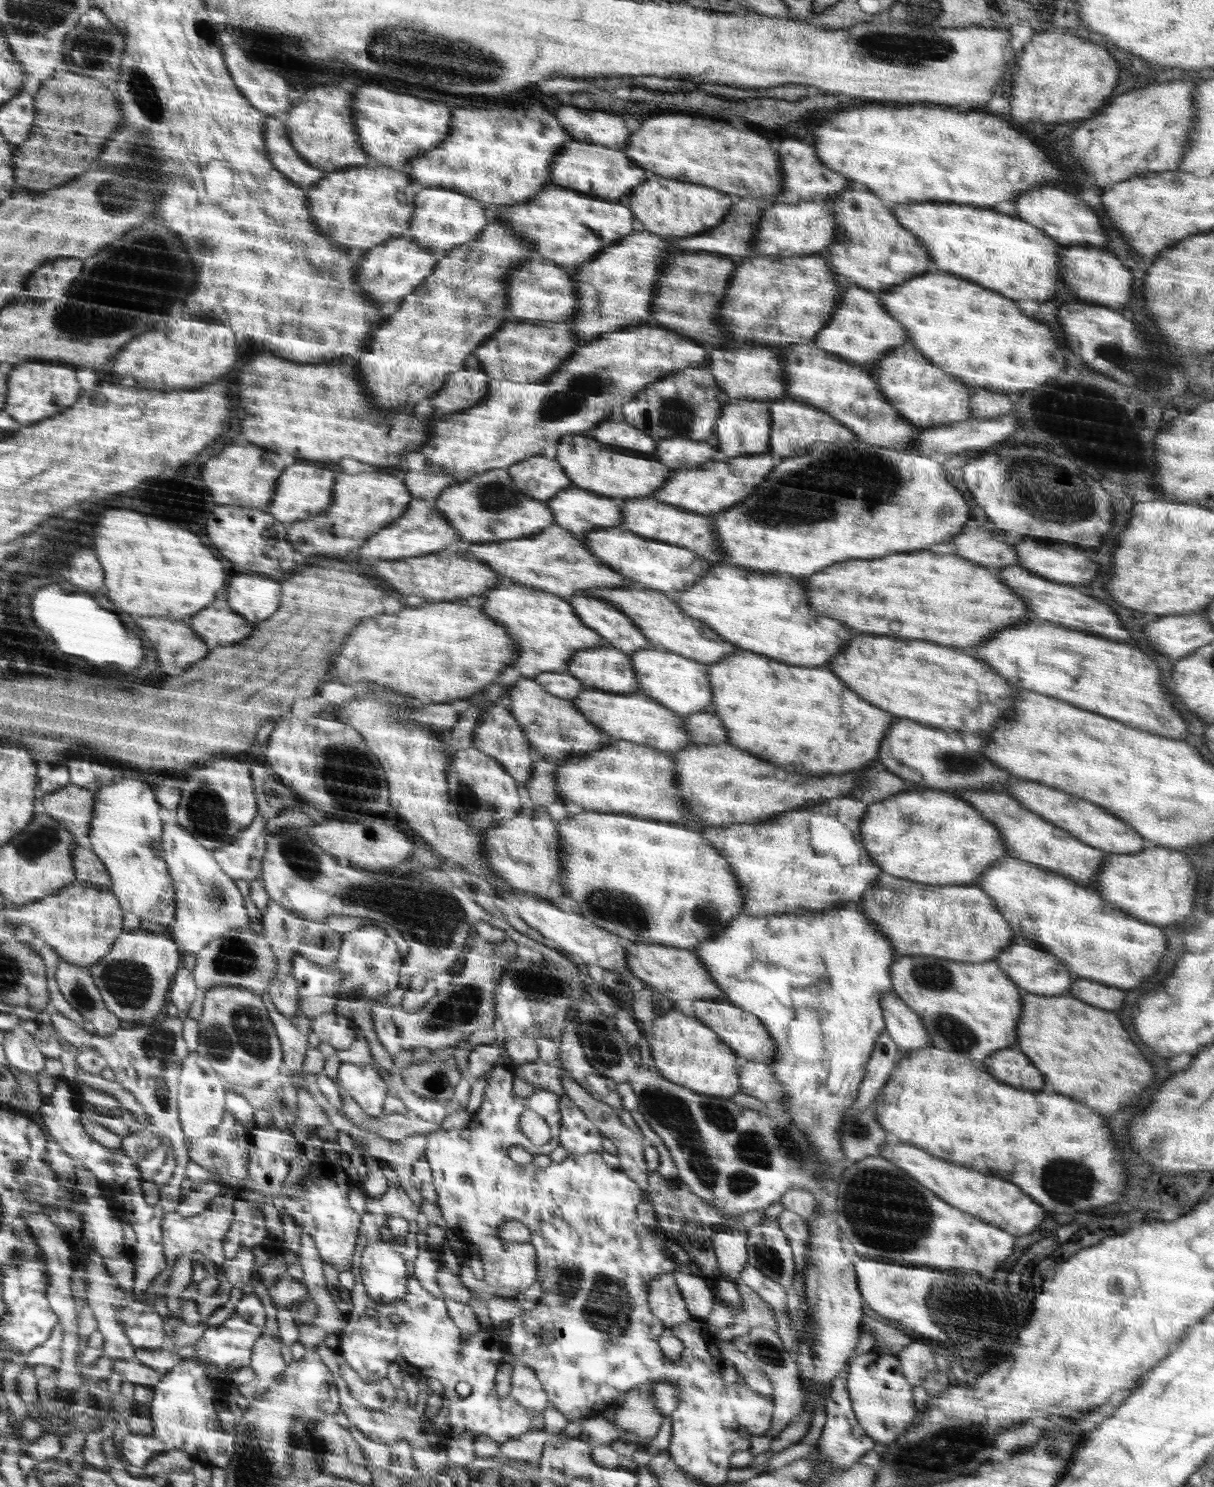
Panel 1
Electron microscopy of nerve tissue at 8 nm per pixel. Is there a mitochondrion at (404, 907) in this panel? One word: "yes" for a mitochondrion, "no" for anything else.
yes

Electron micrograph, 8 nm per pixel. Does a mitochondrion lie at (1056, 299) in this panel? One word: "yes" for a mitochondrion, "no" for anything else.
no

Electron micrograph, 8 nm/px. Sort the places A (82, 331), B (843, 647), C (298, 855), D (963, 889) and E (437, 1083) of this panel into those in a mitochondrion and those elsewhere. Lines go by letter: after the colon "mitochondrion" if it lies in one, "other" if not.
A: mitochondrion
B: other
C: mitochondrion
D: other
E: mitochondrion

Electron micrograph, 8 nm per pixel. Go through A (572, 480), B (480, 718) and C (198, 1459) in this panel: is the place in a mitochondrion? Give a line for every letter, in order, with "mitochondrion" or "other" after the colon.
A: other
B: other
C: other

